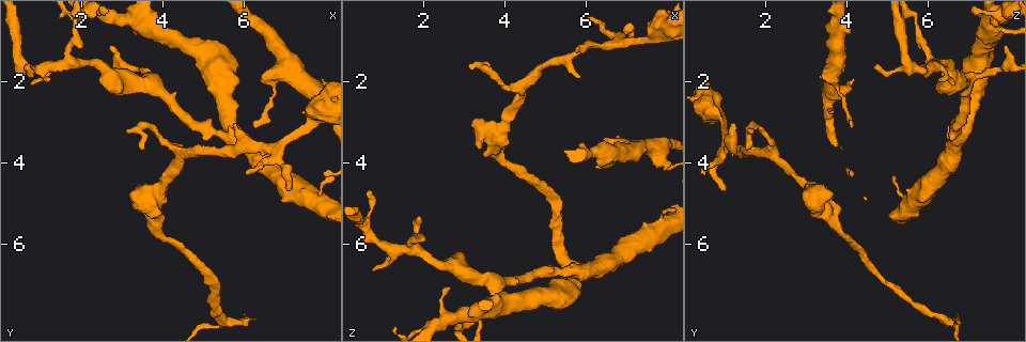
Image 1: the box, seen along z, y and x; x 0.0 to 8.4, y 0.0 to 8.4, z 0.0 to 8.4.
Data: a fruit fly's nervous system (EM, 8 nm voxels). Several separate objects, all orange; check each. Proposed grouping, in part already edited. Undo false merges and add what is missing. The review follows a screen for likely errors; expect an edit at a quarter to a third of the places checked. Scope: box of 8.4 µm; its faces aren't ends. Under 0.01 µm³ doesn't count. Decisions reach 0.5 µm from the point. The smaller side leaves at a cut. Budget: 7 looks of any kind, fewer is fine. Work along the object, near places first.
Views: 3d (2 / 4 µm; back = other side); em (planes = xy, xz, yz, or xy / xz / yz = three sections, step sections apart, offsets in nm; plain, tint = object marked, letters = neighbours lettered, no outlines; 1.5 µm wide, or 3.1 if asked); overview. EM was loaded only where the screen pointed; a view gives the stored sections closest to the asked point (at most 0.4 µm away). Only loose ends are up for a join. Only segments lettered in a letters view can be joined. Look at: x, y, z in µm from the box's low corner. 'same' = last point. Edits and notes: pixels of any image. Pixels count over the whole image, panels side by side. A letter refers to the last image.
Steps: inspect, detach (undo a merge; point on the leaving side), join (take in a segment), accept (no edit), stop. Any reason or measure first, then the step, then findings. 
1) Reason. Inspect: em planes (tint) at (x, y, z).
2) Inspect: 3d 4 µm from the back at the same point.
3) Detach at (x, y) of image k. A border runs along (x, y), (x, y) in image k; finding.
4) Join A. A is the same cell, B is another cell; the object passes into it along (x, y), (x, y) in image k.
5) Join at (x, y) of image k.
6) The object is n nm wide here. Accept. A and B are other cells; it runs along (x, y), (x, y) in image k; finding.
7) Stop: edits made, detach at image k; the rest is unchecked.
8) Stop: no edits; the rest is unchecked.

Sharp bend. Inspect: em planes (letters) at (1.75, 1.55, 6.10).

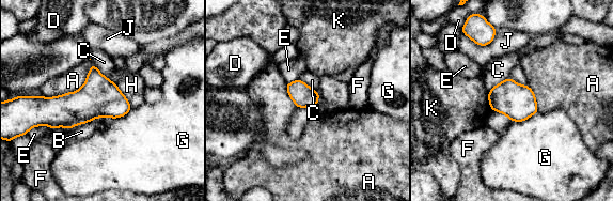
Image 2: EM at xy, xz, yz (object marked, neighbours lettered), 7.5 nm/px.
The object is 170 nm wide here. Accept. A, B, C, D, E, F, G, H, J and K are other cells; a border runs along (93, 119), (76, 124), (71, 128) in image 2; all the same neuron.

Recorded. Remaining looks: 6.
Branch stops here. Inspect: 3d 4 µm at (5.80, 3.05, 1.25).

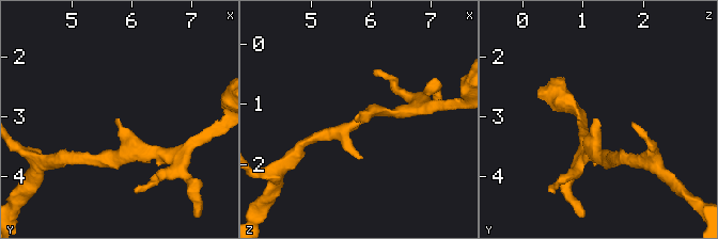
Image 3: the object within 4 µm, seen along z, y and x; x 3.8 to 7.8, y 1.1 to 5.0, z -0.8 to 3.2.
Need the tissue. Inspect: em xy step 4 (tint) at (5.75, 3.05, 1.25).

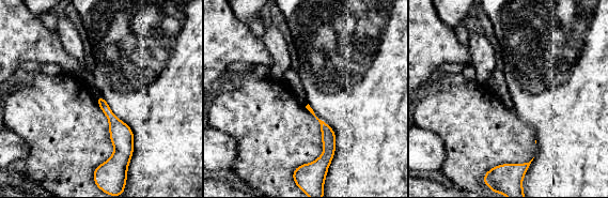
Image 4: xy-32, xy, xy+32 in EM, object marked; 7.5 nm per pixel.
Another direction. Inspect: em planes (letters) at the same point.

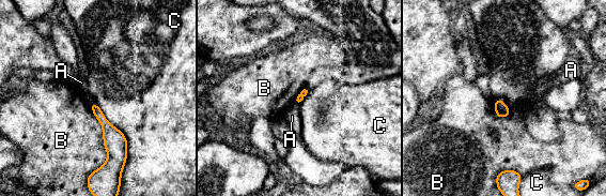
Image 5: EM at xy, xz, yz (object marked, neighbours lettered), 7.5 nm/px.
The longest contact is with C, 550 nm. Accept. A, B and C are other cells; no lettered segment goes on from it.

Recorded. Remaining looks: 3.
An open end. Inspect: 3d 2 µm from the back at (3.55, 3.70, 1.50).

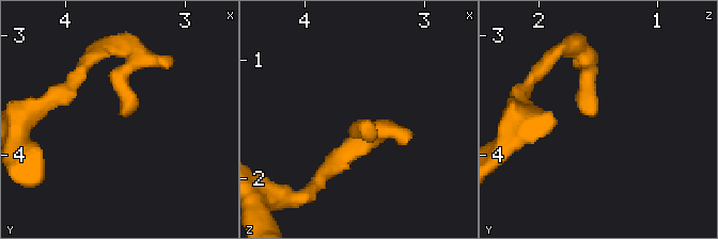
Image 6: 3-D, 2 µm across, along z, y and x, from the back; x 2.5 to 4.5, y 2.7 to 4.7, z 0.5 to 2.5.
Now the EM. Inspect: em planes (plain) at (3.52, 3.66, 1.56).

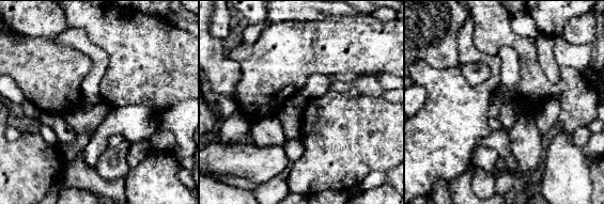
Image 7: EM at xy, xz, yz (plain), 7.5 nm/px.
Inspect: em planes (letters) at the same point.

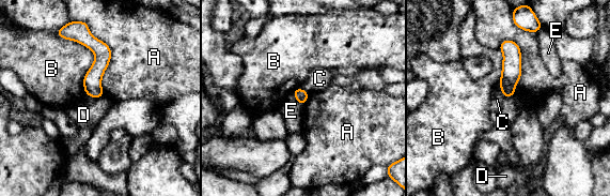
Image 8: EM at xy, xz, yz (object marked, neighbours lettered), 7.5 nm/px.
The longest contact is with A, 550 nm. Accept. A, B, C, D and E are other cells; no lettered segment goes on from it.

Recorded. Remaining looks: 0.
Stop: no edits; the rest is unchecked.

